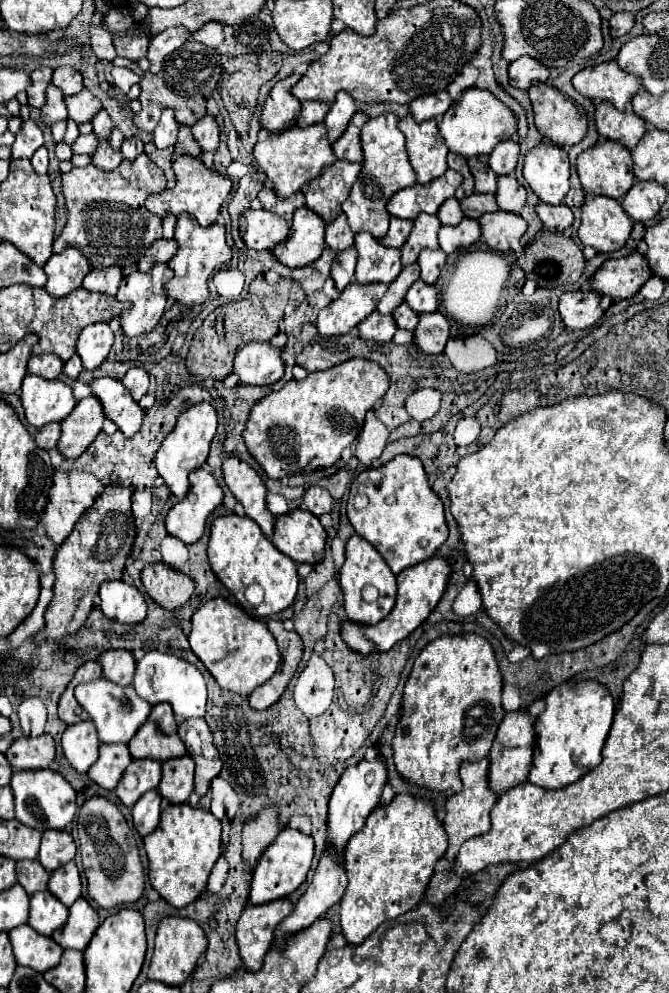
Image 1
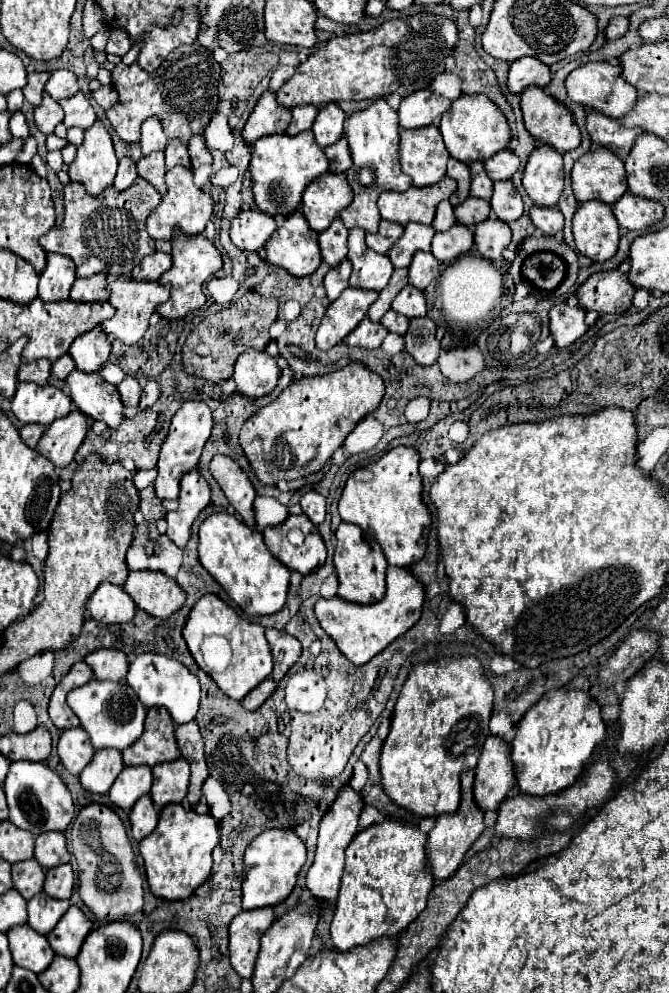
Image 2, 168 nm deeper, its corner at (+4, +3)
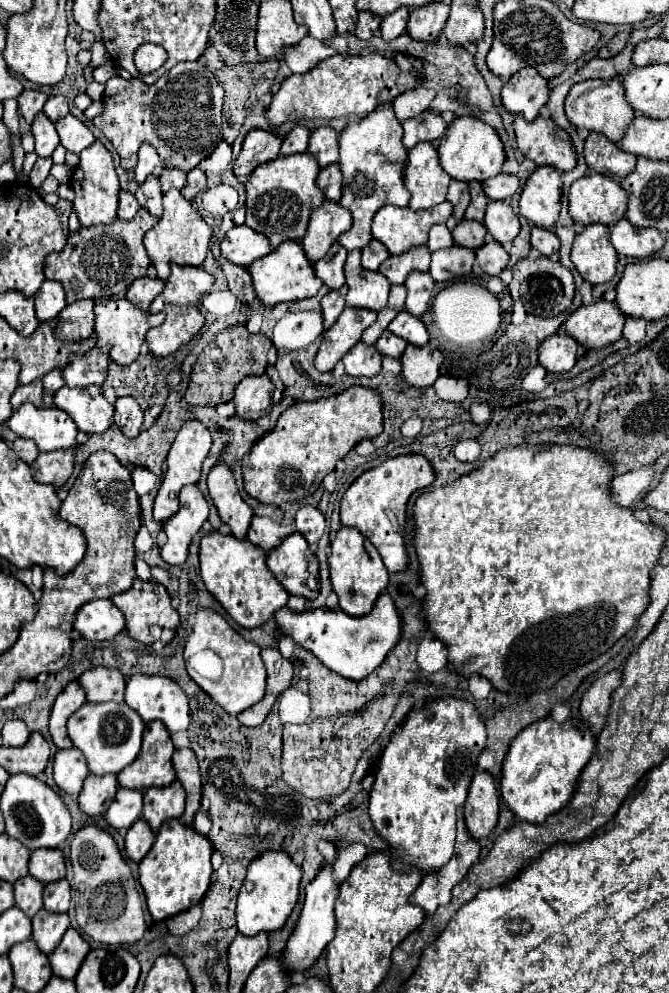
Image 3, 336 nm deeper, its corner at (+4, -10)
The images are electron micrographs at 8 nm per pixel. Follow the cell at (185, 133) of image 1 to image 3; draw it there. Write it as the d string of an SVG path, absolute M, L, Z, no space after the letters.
M166 168L162 174L160 174L160 186L162 186L162 192L168 192L170 188L184 188L186 184L186 174L180 172L180 170L172 170L172 168Z

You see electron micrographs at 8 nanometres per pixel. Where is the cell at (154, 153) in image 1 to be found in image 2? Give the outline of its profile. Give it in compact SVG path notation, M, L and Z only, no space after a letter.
M156 151L152 155L140 157L140 161L138 161L138 175L148 179L158 189L160 195L166 193L164 173L166 173L166 167L164 167L164 153L162 151Z

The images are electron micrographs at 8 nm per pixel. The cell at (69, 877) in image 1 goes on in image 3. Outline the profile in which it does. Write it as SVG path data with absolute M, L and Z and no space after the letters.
M66 878L44 886L44 908L48 912L68 912L70 906L70 884Z

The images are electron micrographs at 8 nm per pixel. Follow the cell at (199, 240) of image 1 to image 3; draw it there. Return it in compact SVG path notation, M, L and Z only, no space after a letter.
M172 264L172 274L166 282L164 292L148 308L148 312L152 312L152 314L156 314L156 312L166 314L164 324L158 328L152 328L146 336L146 344L148 344L148 350L152 356L156 356L156 358L170 356L200 332L200 328L204 326L204 316L198 310L198 300L202 298L202 294L206 294L212 288L212 284L214 284L214 278L208 272L204 272L202 268Z

